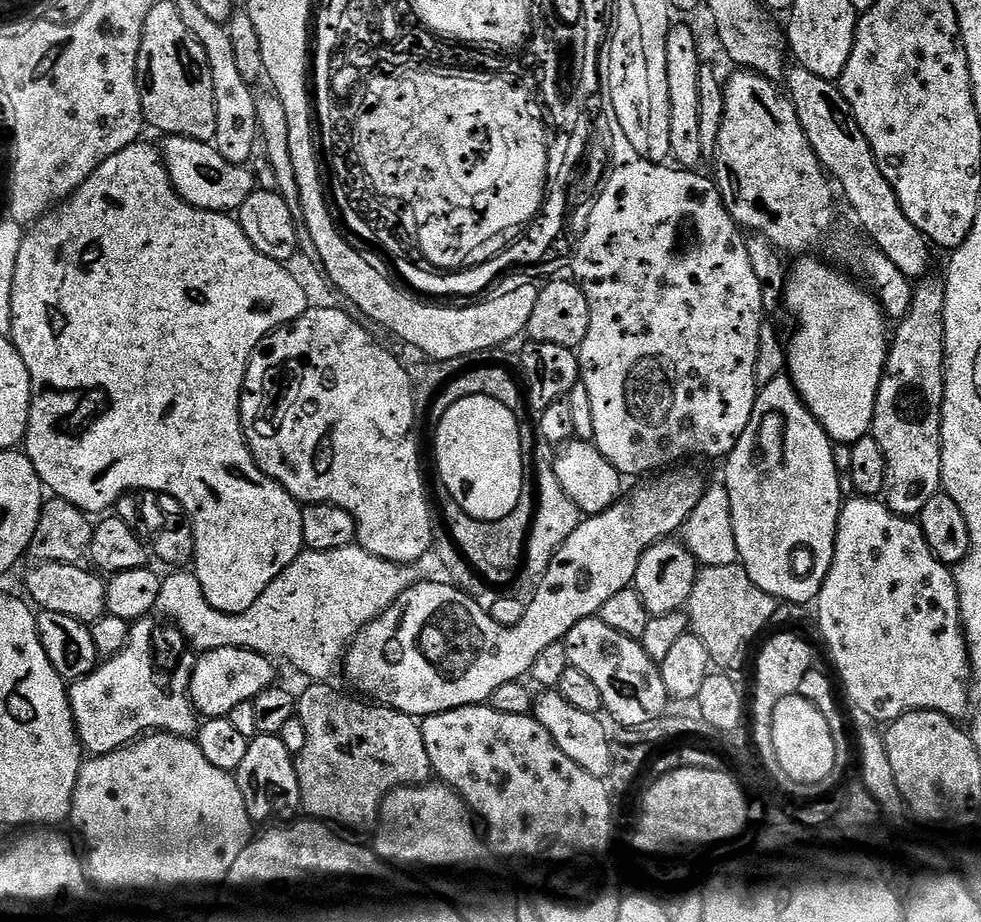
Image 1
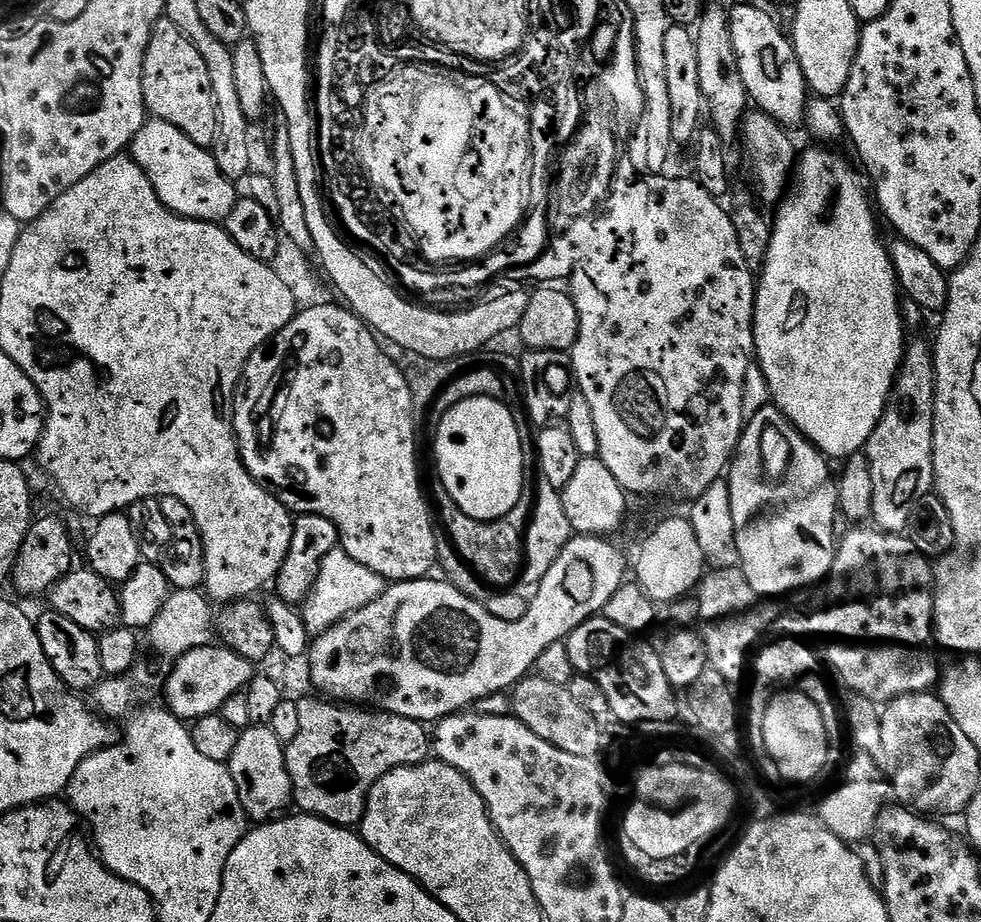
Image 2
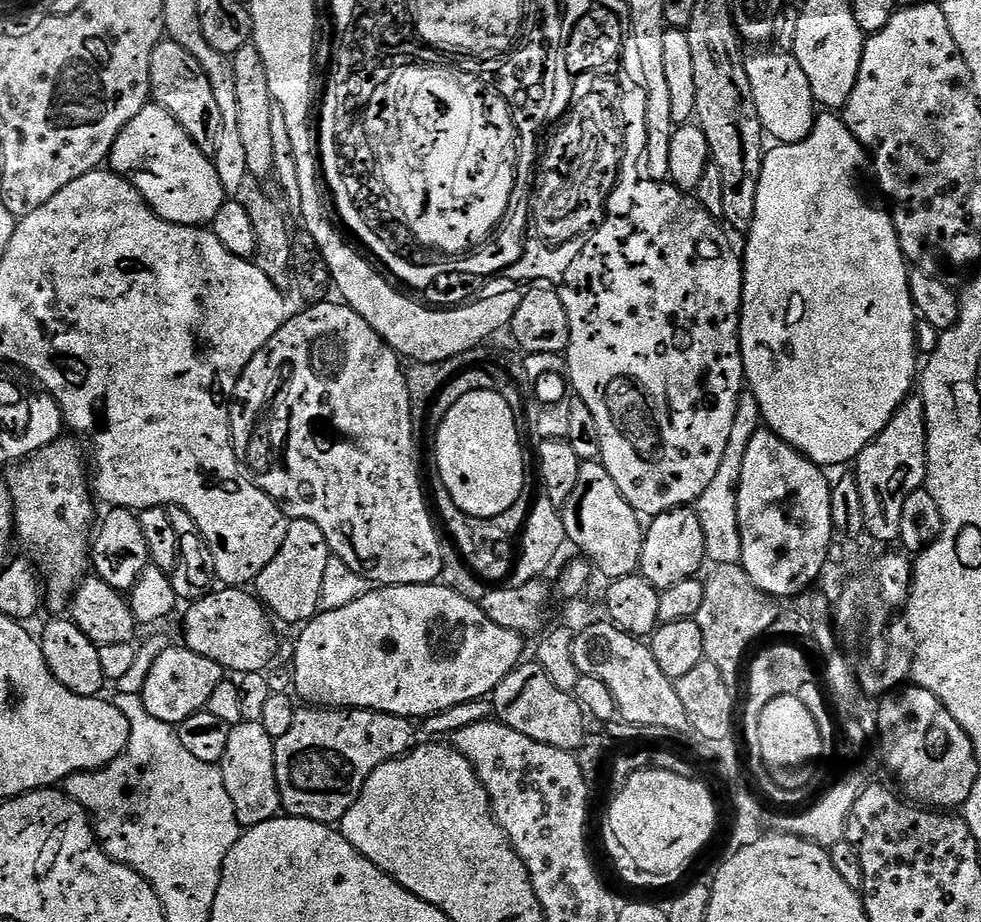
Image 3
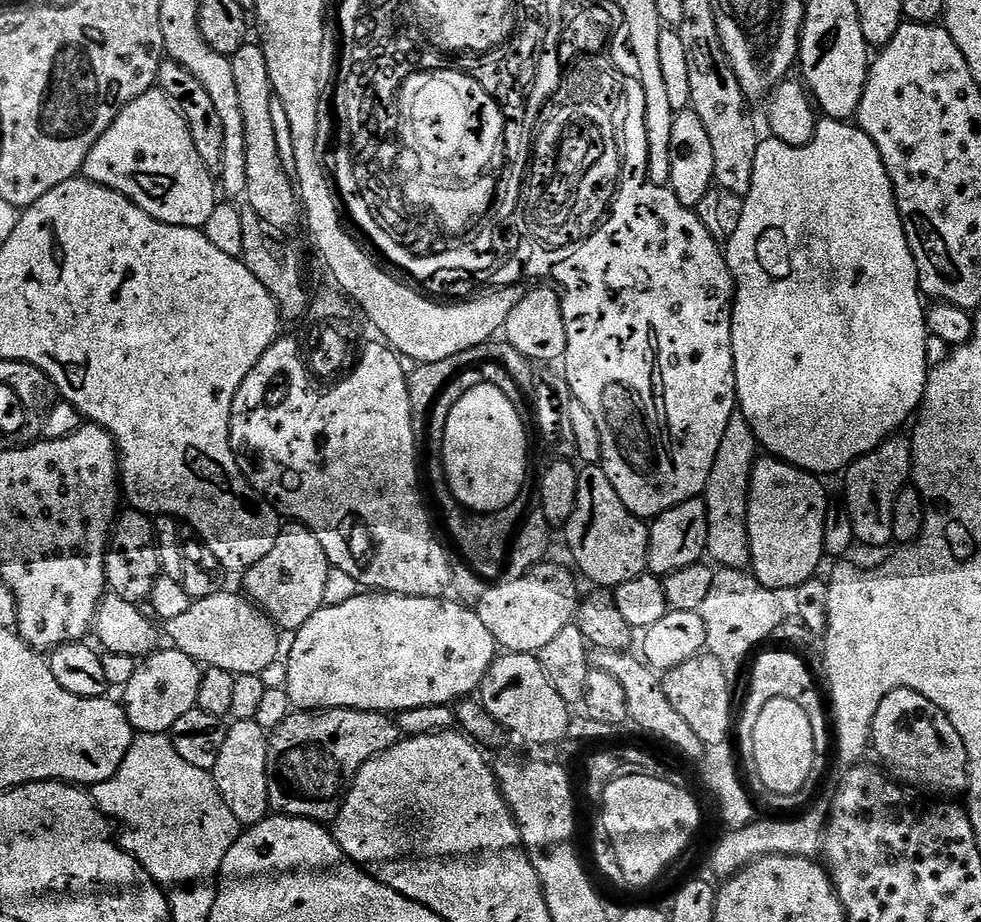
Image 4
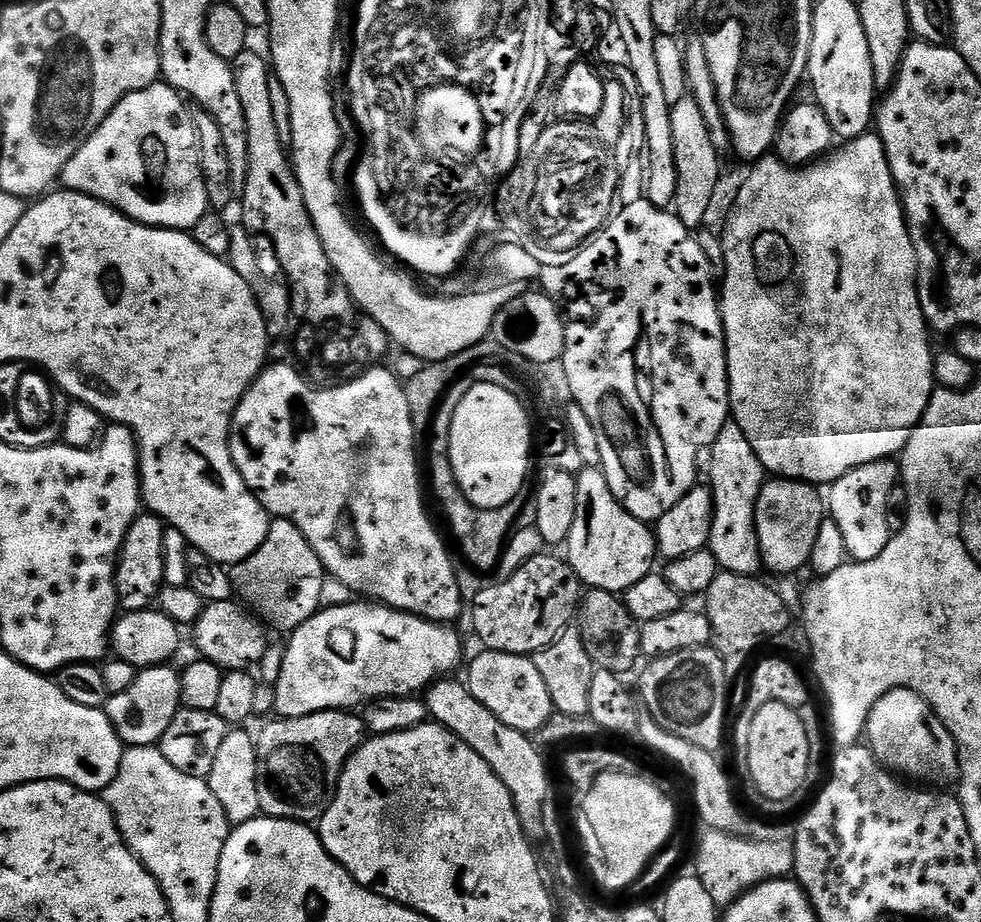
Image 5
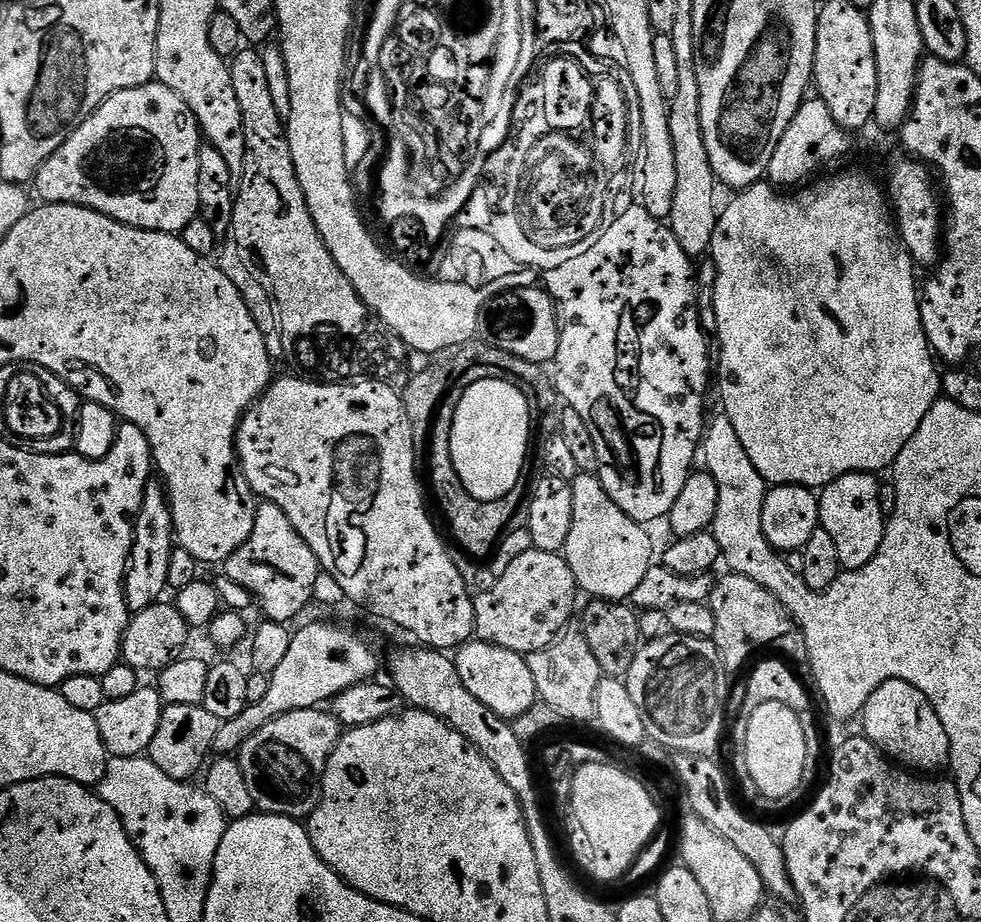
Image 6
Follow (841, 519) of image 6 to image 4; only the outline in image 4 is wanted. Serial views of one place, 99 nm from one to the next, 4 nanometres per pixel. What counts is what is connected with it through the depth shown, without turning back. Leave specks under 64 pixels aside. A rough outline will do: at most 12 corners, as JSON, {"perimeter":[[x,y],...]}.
{"perimeter":[[889,438],[847,469],[856,539],[891,545],[912,446]]}

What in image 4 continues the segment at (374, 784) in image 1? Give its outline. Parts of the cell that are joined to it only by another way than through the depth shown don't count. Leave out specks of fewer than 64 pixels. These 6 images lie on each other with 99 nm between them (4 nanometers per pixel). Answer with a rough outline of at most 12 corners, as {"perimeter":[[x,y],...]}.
{"perimeter":[[293,711],[268,741],[270,805],[331,825],[383,712]]}

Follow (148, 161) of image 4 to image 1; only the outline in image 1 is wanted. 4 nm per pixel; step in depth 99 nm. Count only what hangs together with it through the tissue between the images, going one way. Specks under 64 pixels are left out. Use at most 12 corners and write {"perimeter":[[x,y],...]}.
{"perimeter":[[169,135],[162,155],[190,206],[235,214],[257,187],[251,167],[209,141]]}

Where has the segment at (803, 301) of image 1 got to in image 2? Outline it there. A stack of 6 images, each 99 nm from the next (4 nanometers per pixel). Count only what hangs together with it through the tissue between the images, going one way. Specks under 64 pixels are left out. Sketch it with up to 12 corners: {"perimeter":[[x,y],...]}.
{"perimeter":[[799,153],[754,302],[771,403],[853,456],[900,372],[861,173]]}

